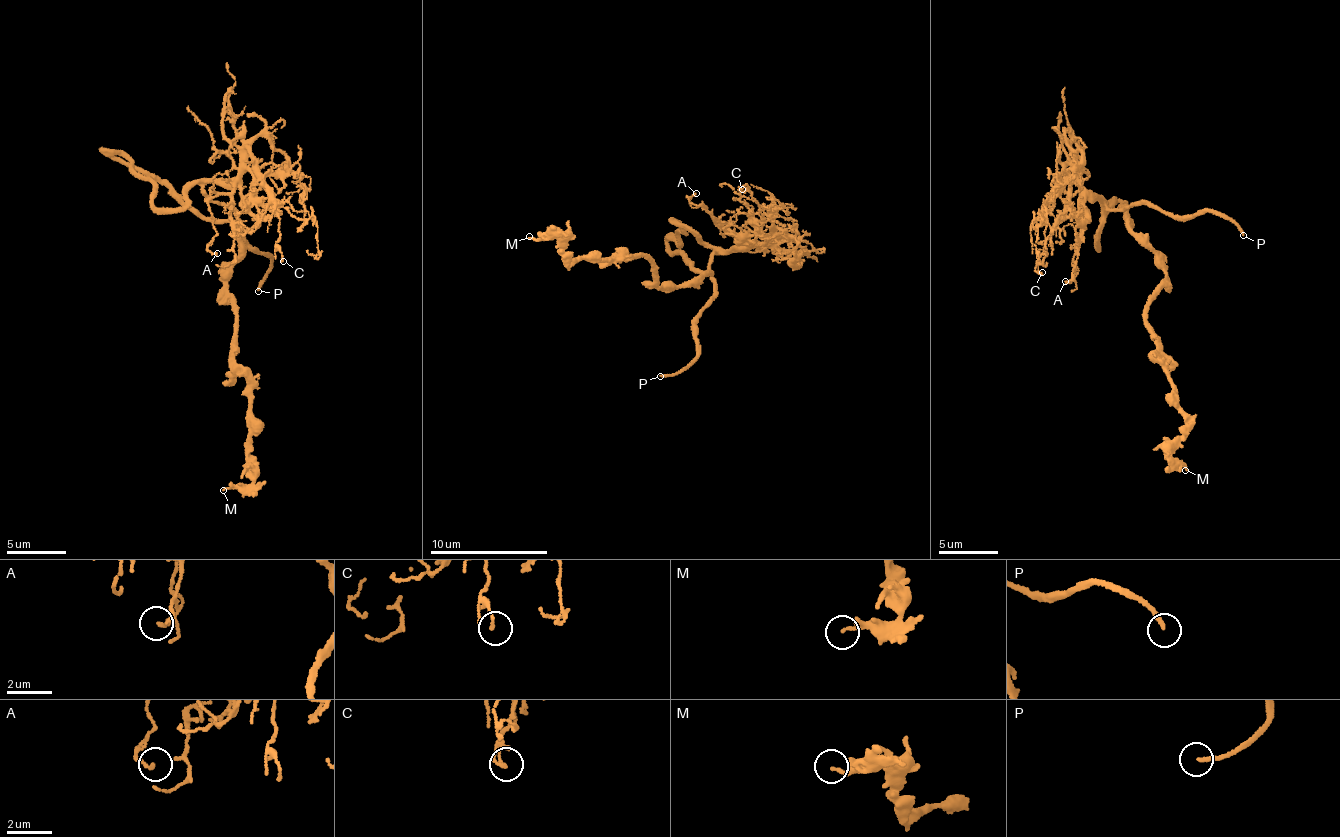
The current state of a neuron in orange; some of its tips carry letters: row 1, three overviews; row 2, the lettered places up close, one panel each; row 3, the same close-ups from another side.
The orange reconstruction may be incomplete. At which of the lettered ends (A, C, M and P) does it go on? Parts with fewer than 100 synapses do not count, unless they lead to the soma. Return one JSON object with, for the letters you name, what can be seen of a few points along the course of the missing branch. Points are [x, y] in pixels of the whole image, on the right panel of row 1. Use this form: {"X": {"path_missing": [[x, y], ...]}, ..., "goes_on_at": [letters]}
{"goes_on_at": ["P"]}

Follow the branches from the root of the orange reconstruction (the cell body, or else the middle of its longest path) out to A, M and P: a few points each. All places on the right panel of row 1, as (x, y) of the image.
A: (1125, 212), (1116, 205), (1100, 218), (1098, 246), (1101, 201), (1079, 204), (1074, 276), (1065, 281)
M: (1125, 212), (1128, 231), (1165, 269), (1147, 328), (1186, 422), (1186, 439), (1171, 452), (1185, 470)
P: (1125, 212), (1116, 205), (1103, 215), (1094, 245), (1106, 204), (1150, 202), (1182, 217), (1218, 212), (1243, 235)

